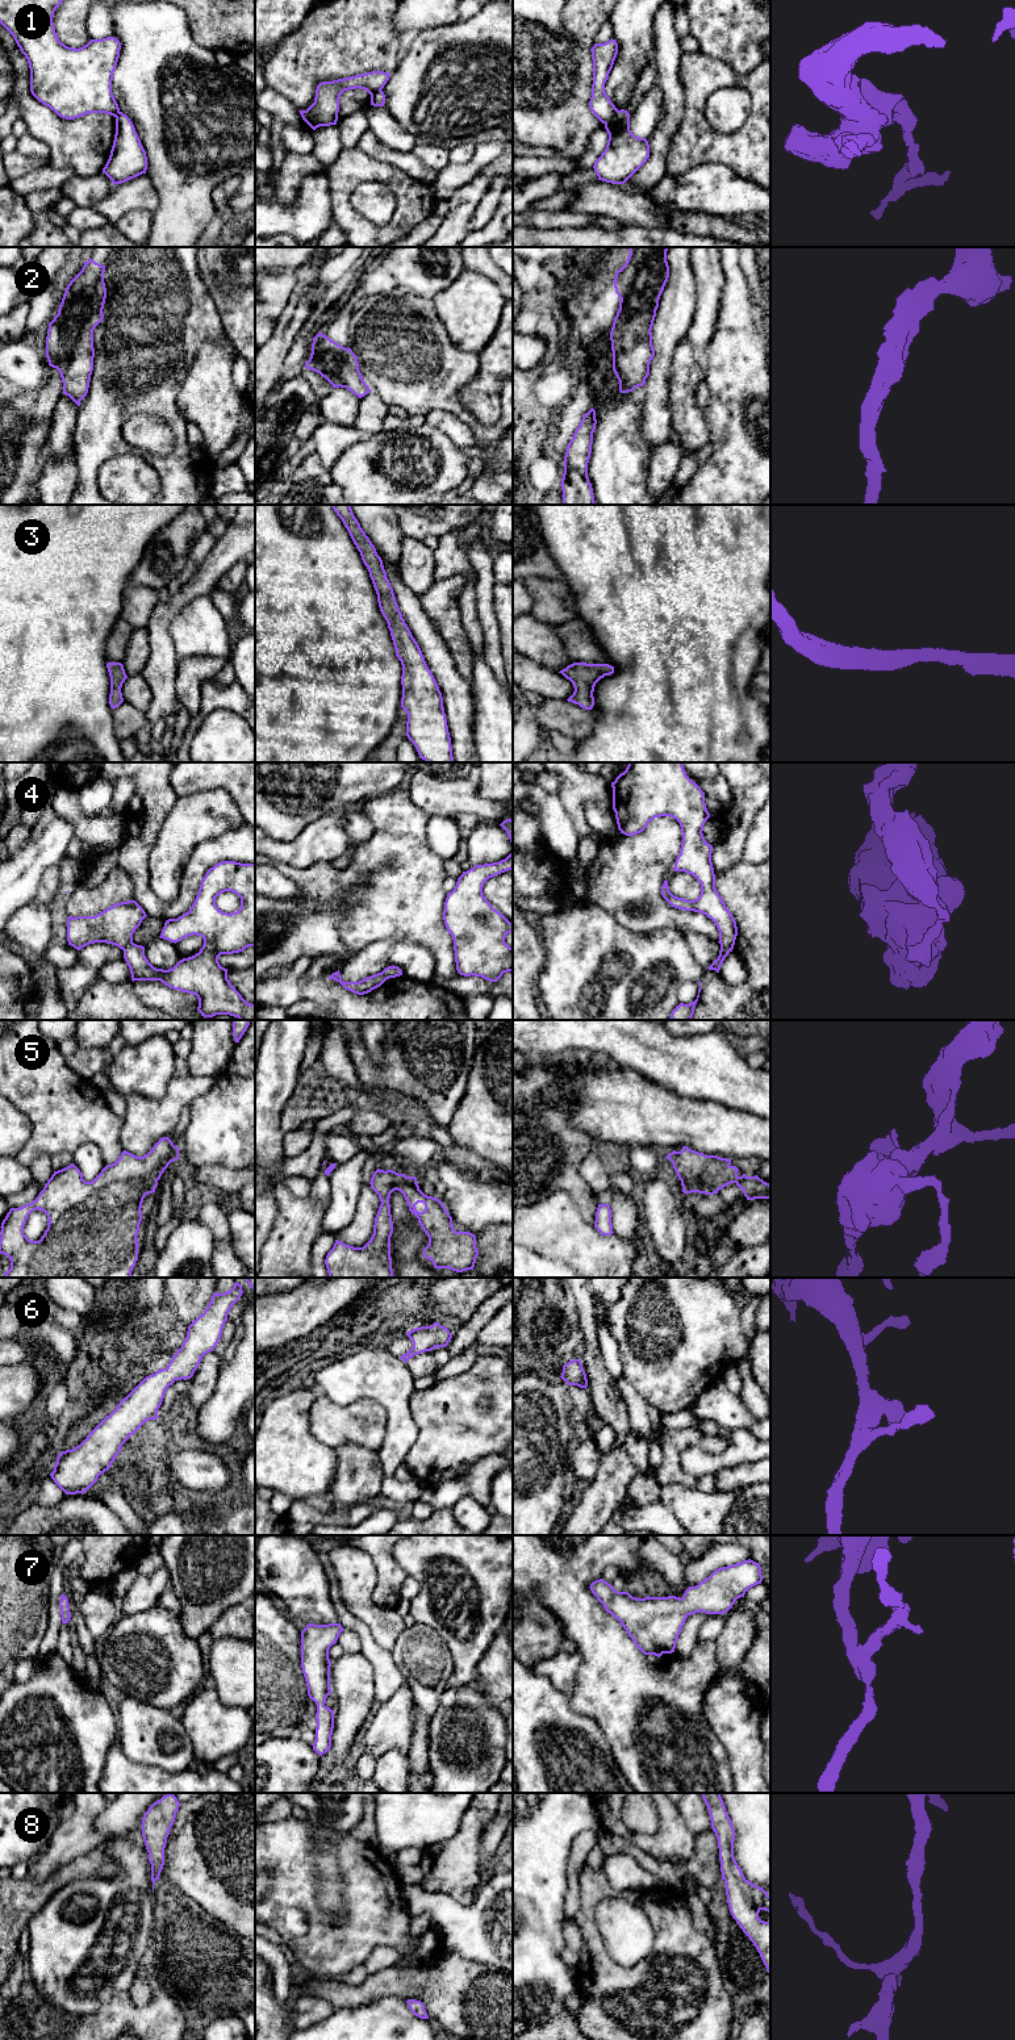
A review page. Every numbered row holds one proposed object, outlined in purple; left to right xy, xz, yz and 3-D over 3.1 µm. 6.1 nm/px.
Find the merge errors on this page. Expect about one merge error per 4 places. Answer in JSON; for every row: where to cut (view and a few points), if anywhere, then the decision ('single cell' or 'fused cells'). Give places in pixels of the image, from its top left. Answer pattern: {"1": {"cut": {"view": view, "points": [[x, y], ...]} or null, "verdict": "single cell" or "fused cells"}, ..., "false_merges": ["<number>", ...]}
{"1": {"cut": {"view": "yz", "points": [[618, 111], [605, 125]]}, "verdict": "fused cells"}, "2": {"cut": null, "verdict": "single cell"}, "3": {"cut": null, "verdict": "single cell"}, "4": {"cut": {"view": "xy", "points": [[132, 941], [122, 949]]}, "verdict": "fused cells"}, "5": {"cut": null, "verdict": "single cell"}, "6": {"cut": null, "verdict": "single cell"}, "7": {"cut": null, "verdict": "single cell"}, "8": {"cut": null, "verdict": "single cell"}, "false_merges": ["1", "4"]}

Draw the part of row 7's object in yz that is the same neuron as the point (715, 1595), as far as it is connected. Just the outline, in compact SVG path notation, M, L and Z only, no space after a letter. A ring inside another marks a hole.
M748 1559L715 1569L684 1596L632 1597L618 1592L603 1579L590 1584L592 1593L605 1610L621 1622L635 1646L644 1655L660 1658L672 1654L686 1618L696 1613L724 1614L745 1592L761 1584L759 1563Z

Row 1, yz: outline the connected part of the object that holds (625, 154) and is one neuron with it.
M625 109L618 110L605 129L609 139L593 166L594 172L598 180L625 184L649 158L648 141L631 133L630 113Z

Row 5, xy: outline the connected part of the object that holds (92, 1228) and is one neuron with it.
M163 1137L143 1157L124 1150L120 1158L105 1166L92 1182L85 1182L74 1163L54 1171L32 1203L11 1208L1 1222L0 1254L11 1259L11 1268L4 1272L5 1278L130 1278L138 1261L137 1236L142 1221L143 1199L155 1192L164 1170L179 1159L179 1149L168 1137ZM35 1209L45 1212L49 1222L41 1240L30 1241L24 1234L24 1226Z

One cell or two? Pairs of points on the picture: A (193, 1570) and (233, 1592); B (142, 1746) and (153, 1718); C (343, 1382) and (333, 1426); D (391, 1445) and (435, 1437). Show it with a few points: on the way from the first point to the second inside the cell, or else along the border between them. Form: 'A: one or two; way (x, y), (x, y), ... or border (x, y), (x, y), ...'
A: one; way (203, 1570), (211, 1570), (224, 1583)
B: one; way (145, 1739), (153, 1731), (153, 1725)
C: two; border (320, 1393), (338, 1404), (368, 1400)
D: two; border (412, 1411), (418, 1436), (402, 1463)

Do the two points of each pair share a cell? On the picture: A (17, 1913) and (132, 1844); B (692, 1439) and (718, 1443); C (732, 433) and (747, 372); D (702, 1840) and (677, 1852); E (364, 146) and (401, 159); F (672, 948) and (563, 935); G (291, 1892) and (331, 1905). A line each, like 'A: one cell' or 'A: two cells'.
A: two cells
B: one cell
C: one cell
D: two cells
E: one cell
F: one cell
G: two cells

